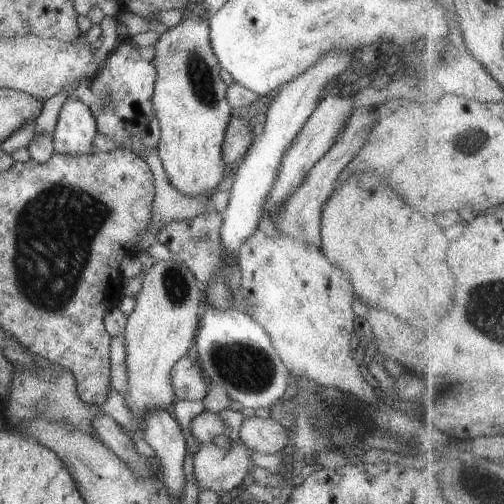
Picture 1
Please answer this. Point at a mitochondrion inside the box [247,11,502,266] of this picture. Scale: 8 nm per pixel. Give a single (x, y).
(471, 140)

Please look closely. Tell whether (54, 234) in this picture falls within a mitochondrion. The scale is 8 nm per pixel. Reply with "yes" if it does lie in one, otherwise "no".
yes

